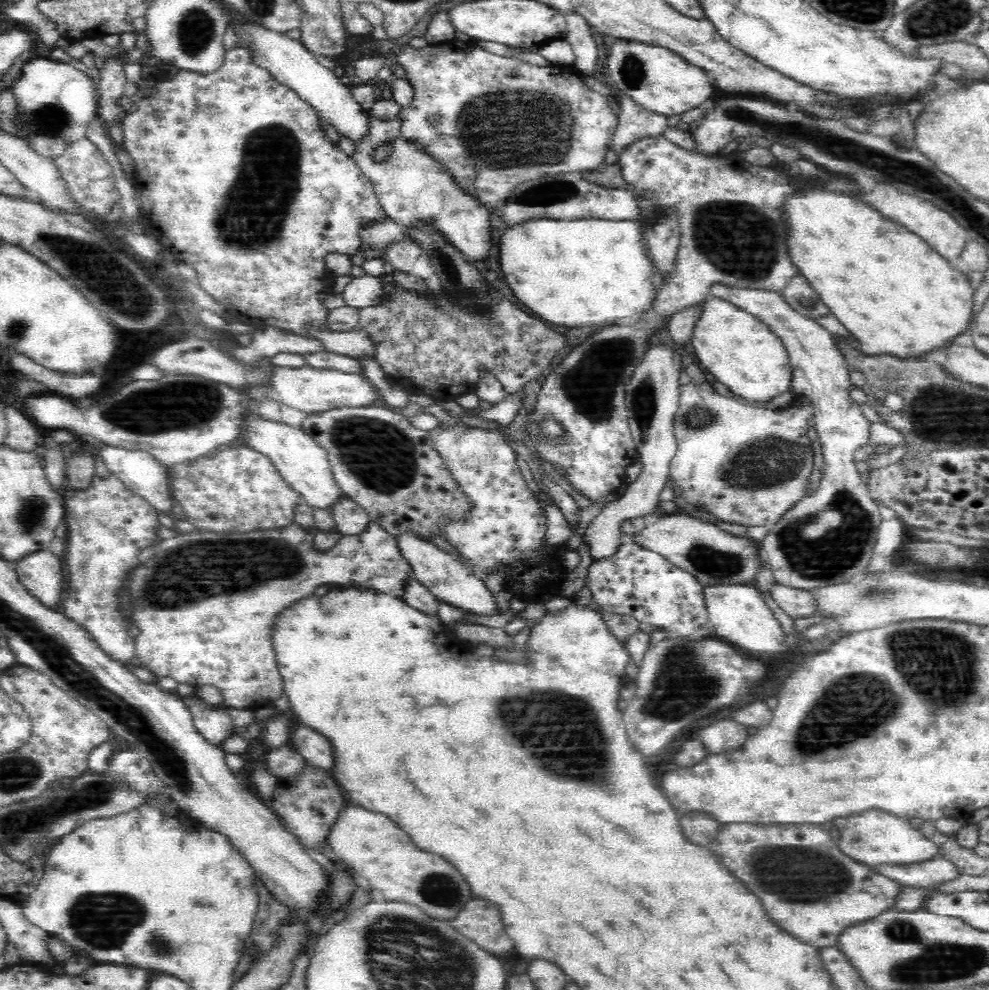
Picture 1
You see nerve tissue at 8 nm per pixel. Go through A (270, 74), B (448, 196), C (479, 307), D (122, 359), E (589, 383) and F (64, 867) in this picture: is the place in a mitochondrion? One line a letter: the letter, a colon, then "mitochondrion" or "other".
A: other
B: mitochondrion
C: mitochondrion
D: other
E: mitochondrion
F: other

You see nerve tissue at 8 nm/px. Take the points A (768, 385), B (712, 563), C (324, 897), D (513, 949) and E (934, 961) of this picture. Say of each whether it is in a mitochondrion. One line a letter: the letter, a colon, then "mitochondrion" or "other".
A: other
B: mitochondrion
C: other
D: other
E: mitochondrion

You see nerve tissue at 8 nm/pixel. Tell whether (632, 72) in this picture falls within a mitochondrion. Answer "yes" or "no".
yes

